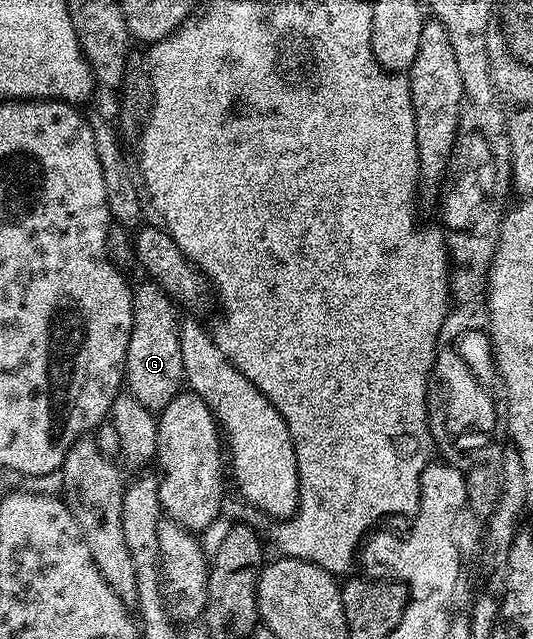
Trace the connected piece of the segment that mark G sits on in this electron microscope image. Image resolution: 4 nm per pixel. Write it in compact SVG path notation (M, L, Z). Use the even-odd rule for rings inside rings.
M149 279L143 282L139 289L133 290L132 335L128 339L124 385L137 401L157 415L184 389L178 334L180 313L174 310L176 303L160 286Z

